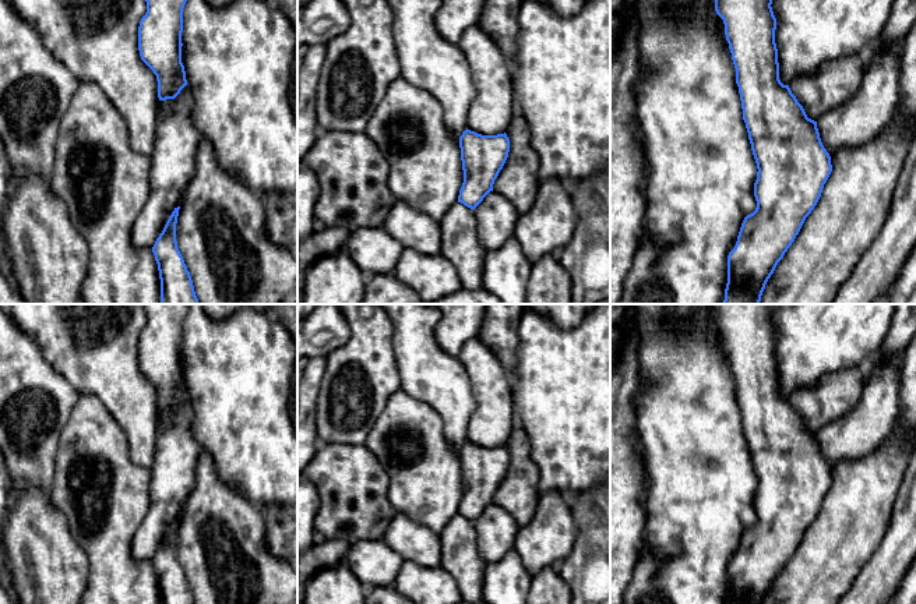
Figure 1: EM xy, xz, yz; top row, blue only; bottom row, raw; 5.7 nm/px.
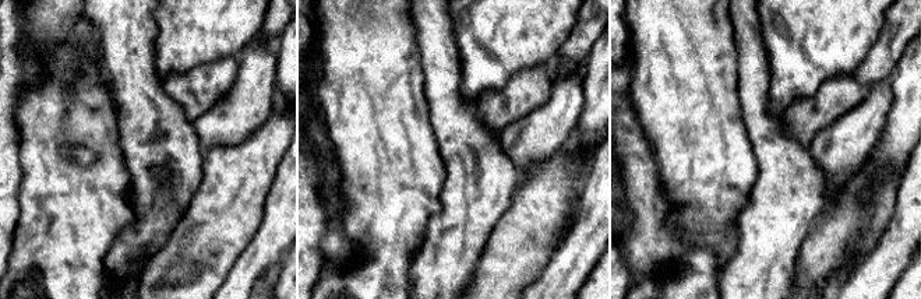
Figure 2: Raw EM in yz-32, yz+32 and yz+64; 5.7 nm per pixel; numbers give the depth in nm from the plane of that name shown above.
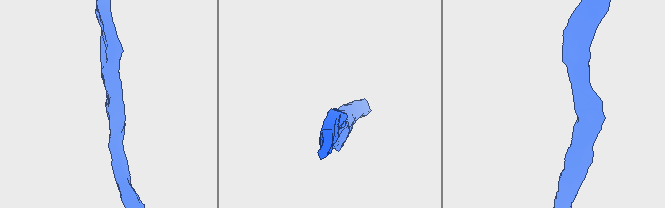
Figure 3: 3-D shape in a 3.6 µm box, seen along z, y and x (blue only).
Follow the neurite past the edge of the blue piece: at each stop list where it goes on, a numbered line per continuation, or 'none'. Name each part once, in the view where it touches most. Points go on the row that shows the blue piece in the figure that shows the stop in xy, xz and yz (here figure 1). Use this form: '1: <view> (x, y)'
1: yz (701, 170)

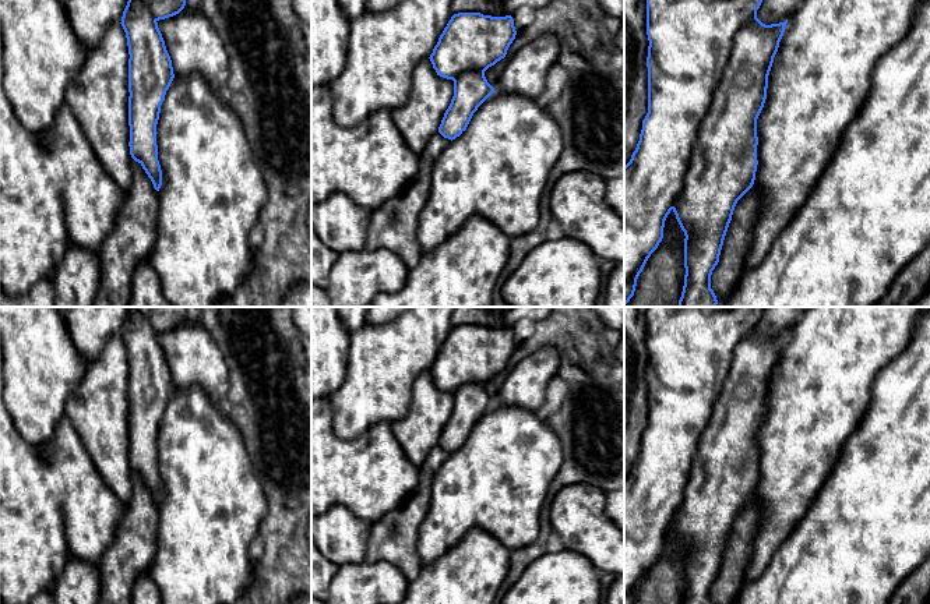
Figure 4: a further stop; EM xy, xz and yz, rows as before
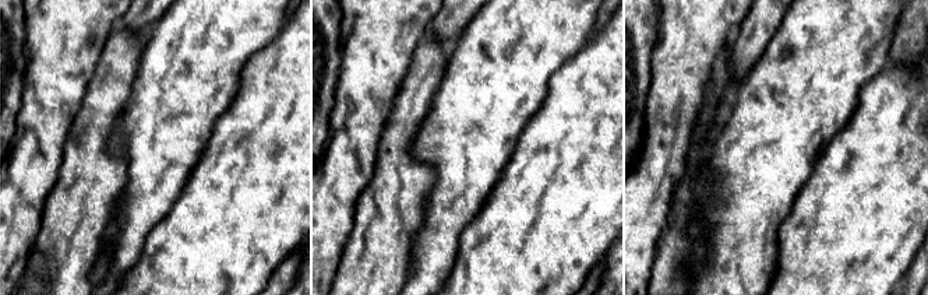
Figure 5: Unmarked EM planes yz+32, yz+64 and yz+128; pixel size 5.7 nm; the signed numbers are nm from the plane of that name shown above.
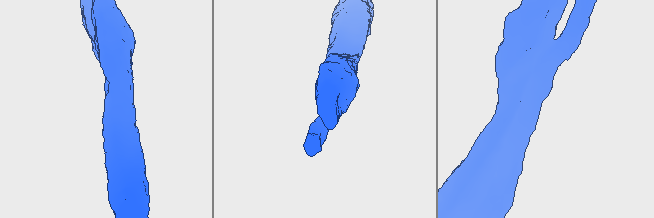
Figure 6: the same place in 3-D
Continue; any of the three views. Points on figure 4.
none

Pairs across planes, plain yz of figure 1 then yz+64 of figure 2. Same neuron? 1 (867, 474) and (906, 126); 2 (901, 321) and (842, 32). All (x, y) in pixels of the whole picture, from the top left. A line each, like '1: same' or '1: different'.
1: different
2: different

